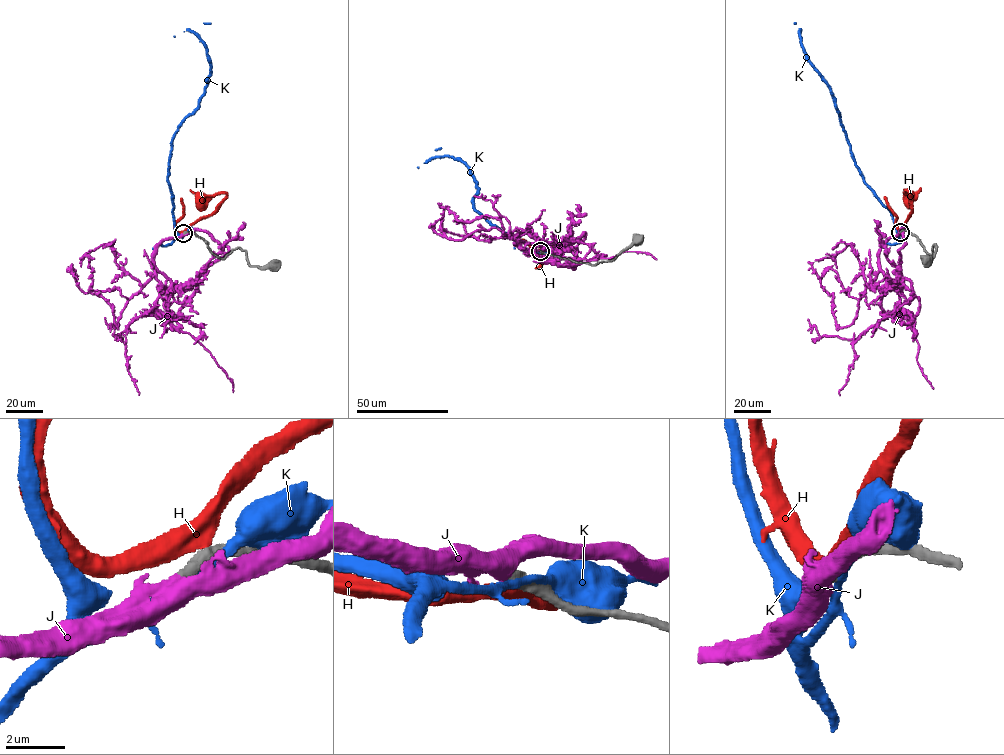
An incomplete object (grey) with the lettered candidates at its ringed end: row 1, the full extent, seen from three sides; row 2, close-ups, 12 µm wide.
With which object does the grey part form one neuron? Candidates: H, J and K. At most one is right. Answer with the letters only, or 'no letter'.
J

